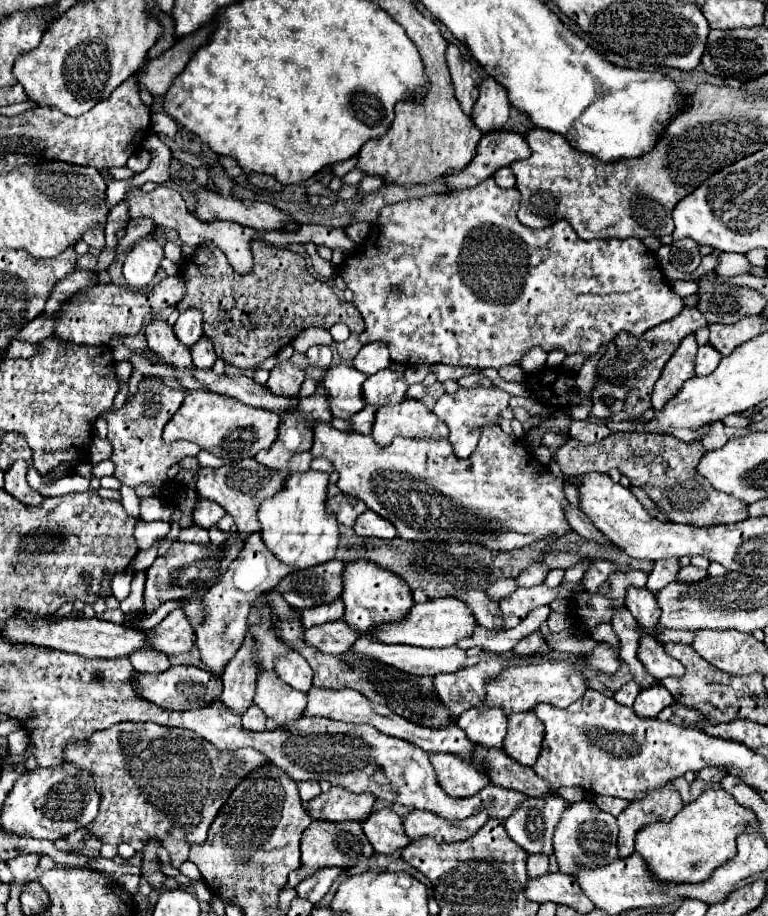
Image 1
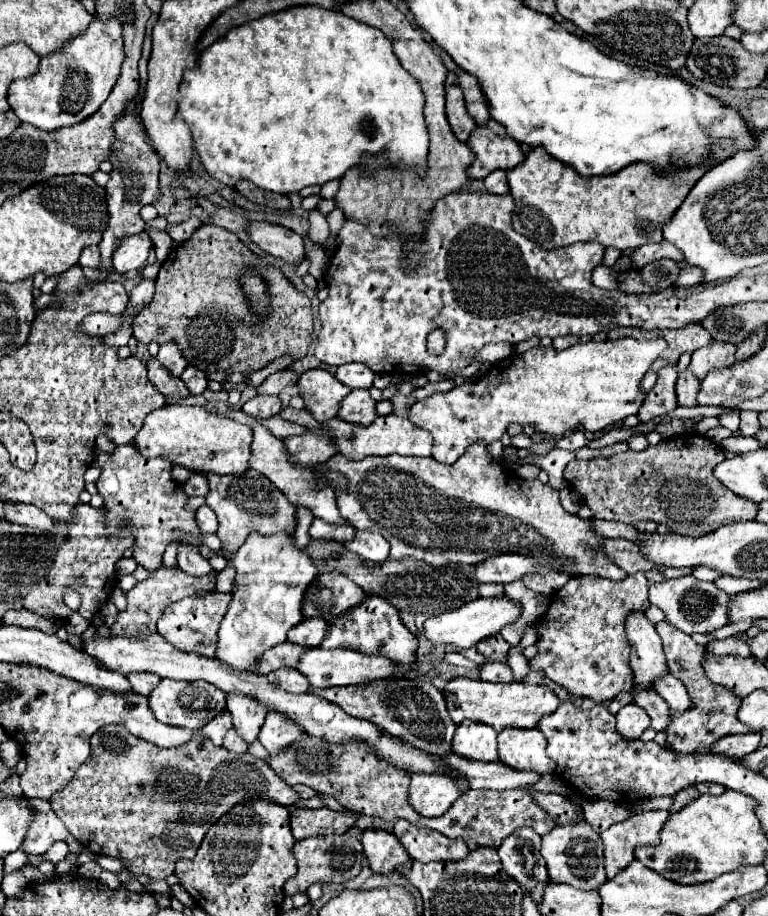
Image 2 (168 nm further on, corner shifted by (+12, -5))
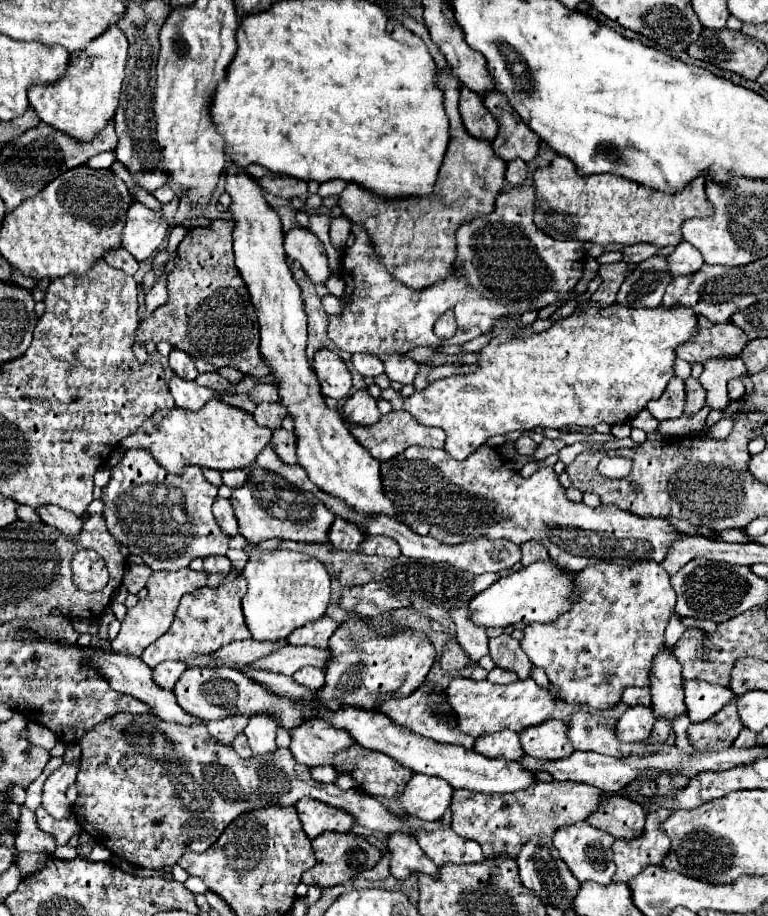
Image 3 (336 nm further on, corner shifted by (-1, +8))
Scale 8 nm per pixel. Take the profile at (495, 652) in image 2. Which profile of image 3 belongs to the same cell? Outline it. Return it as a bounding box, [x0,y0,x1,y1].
[489,634,531,678]

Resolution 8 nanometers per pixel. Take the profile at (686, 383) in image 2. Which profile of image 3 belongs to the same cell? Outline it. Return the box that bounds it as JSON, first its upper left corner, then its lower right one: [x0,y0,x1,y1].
[685,376,705,416]

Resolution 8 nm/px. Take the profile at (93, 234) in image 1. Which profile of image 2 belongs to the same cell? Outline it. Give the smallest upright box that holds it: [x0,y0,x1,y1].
[78,247,100,267]

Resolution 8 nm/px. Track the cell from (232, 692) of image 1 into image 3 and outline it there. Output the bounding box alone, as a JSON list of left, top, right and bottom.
[207,716,247,744]

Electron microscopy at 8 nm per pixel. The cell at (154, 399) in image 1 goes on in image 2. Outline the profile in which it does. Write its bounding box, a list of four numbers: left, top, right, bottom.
[96,443,200,571]

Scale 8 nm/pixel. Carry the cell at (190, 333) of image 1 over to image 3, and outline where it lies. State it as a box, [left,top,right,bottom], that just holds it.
[169,348,199,380]

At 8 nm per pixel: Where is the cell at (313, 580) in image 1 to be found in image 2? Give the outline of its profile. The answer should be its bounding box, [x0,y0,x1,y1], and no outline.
[302,571,366,621]

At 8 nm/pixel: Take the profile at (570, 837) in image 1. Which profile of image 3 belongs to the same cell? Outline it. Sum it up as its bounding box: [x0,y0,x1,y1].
[553,820,615,884]

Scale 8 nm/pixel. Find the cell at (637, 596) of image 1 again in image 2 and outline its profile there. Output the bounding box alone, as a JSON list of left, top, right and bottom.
[626,613,668,689]

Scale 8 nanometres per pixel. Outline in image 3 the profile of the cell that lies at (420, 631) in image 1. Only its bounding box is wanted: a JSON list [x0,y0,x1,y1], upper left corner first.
[469,562,575,628]

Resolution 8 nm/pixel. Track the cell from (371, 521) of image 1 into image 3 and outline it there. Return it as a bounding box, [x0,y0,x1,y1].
[359,534,399,556]

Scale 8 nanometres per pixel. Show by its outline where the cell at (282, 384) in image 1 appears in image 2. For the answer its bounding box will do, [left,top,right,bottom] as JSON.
[242,395,282,419]

